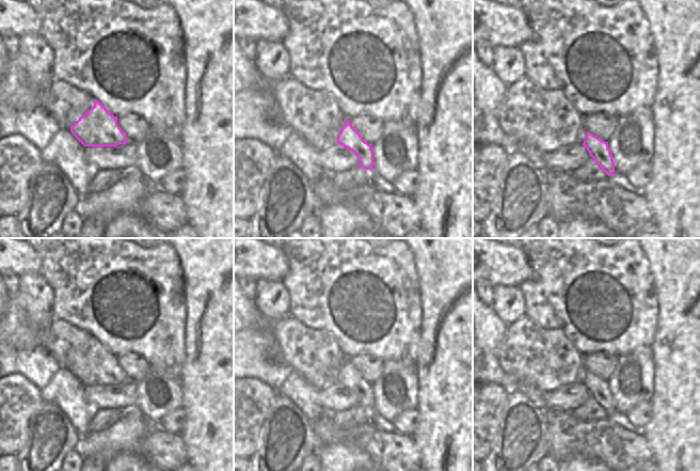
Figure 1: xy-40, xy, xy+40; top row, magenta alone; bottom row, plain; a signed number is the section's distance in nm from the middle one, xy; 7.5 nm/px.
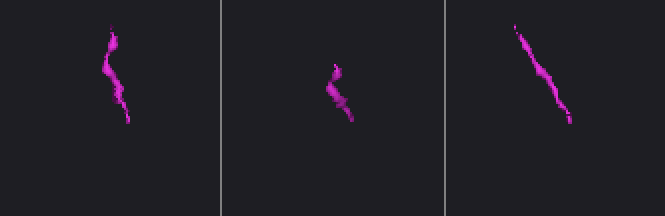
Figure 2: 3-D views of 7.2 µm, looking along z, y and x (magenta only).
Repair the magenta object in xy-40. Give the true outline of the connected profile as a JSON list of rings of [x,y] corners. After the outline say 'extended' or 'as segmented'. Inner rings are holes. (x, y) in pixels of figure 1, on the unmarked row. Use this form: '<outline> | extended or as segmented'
[[[97,339],[94,346],[70,365],[70,371],[84,386],[116,386],[128,380],[117,363],[117,356]]] | as segmented

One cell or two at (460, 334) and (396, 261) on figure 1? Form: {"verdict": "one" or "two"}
{"verdict": "two"}

